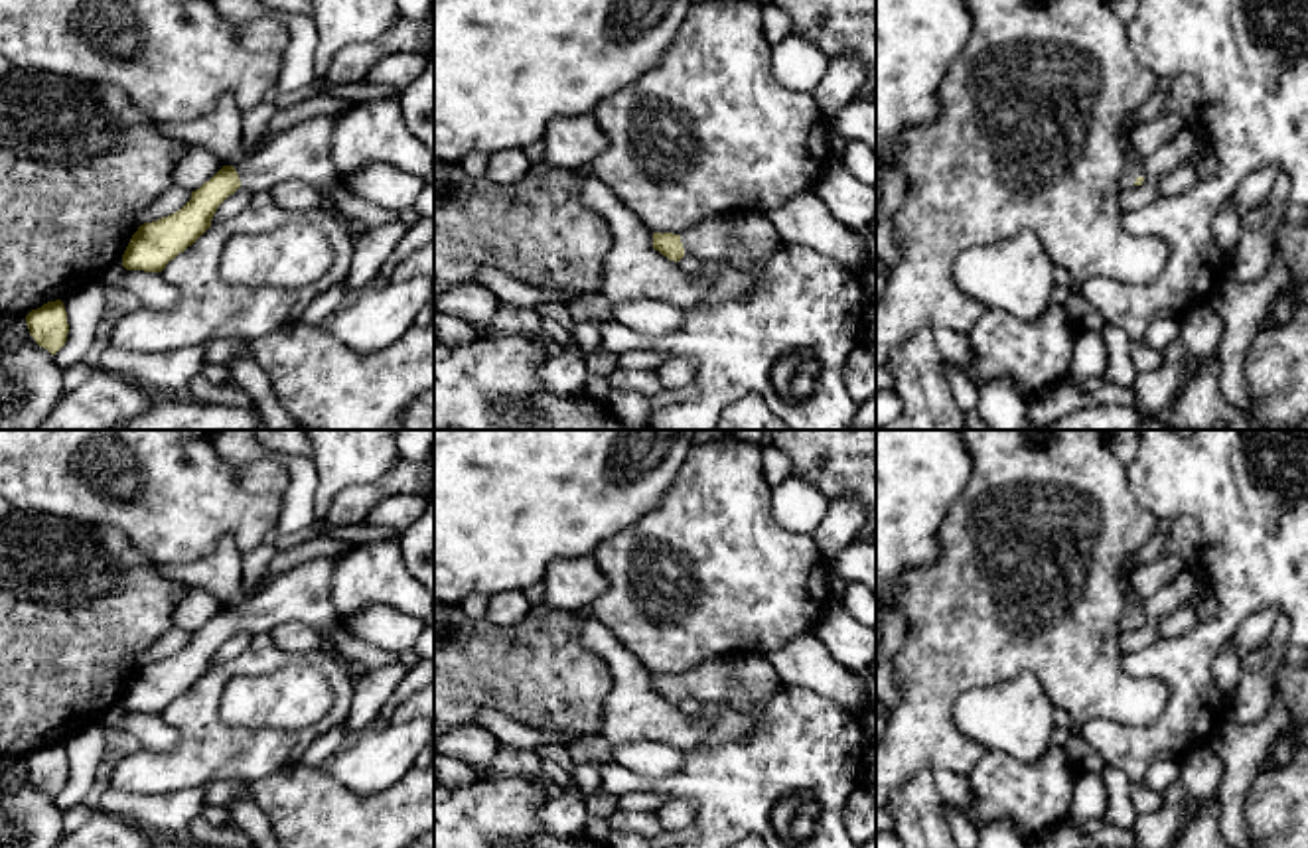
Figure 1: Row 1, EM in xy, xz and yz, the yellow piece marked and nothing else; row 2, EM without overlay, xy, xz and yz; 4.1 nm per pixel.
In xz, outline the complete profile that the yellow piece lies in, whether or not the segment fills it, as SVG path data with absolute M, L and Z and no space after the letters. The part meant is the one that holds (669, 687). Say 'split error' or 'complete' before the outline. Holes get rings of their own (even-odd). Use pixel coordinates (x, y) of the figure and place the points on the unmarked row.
split error; M762 655L708 661L681 676L653 674L653 690L675 704L689 696L700 704L724 706L732 686L740 686L760 706L781 686L781 680Z

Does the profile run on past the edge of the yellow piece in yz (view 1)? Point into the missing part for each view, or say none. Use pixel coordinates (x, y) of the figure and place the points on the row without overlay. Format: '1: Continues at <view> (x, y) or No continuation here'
1: Continues at yz (1133, 610)

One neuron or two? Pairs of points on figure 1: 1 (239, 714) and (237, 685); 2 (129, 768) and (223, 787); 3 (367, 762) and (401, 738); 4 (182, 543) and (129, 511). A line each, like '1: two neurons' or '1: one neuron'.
1: one neuron
2: two neurons
3: one neuron
4: one neuron

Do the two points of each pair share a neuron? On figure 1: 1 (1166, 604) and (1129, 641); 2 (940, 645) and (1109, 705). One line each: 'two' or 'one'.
1: one
2: one

